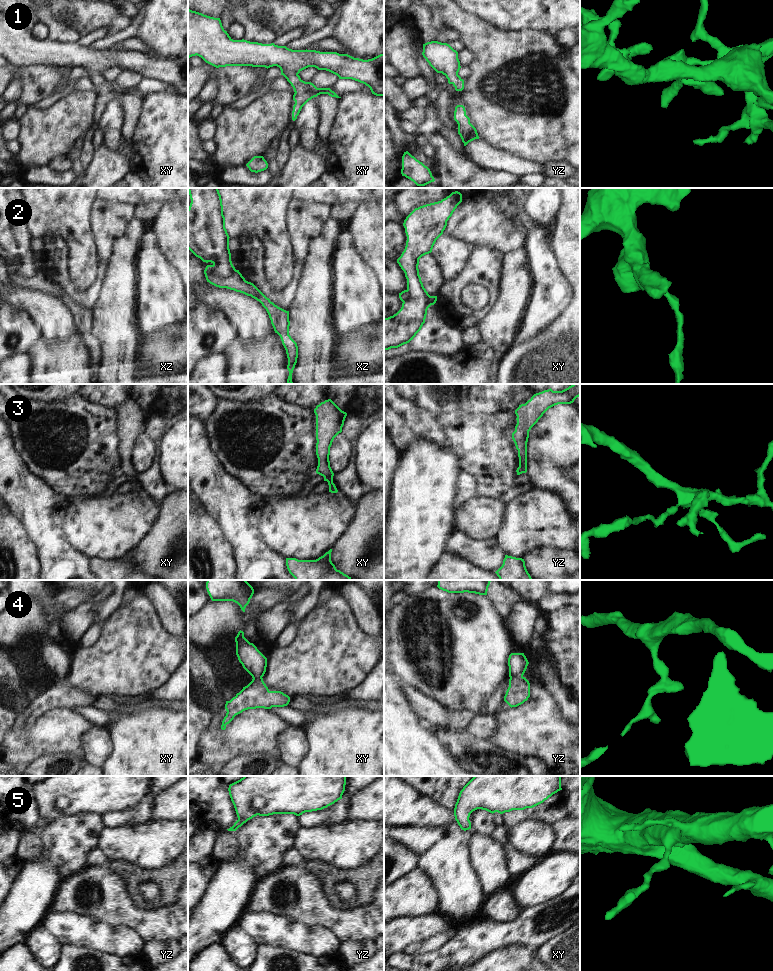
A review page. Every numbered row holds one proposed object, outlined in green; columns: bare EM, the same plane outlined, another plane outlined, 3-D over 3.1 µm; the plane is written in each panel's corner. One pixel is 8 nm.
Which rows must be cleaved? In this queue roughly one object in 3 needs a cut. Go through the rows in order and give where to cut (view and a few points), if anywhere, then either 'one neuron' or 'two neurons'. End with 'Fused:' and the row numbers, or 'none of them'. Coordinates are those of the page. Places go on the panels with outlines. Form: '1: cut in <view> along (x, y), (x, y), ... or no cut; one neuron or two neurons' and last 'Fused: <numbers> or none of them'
1: no cut; one neuron
2: cut in xz along (206, 267), (215, 275), (221, 277), (228, 277), (235, 271); two neurons
3: no cut; one neuron
4: no cut; one neuron
5: no cut; one neuron
Fused: 2

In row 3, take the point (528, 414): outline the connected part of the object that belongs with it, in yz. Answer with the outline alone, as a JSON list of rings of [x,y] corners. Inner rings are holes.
[[[572,384],[562,391],[553,391],[550,388],[534,394],[530,400],[515,410],[517,424],[512,439],[519,457],[517,475],[527,472],[527,442],[531,428],[549,408],[558,404],[571,404],[579,396],[580,384]]]

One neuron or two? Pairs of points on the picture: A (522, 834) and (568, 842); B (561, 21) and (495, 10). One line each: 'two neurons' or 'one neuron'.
A: two neurons
B: one neuron

